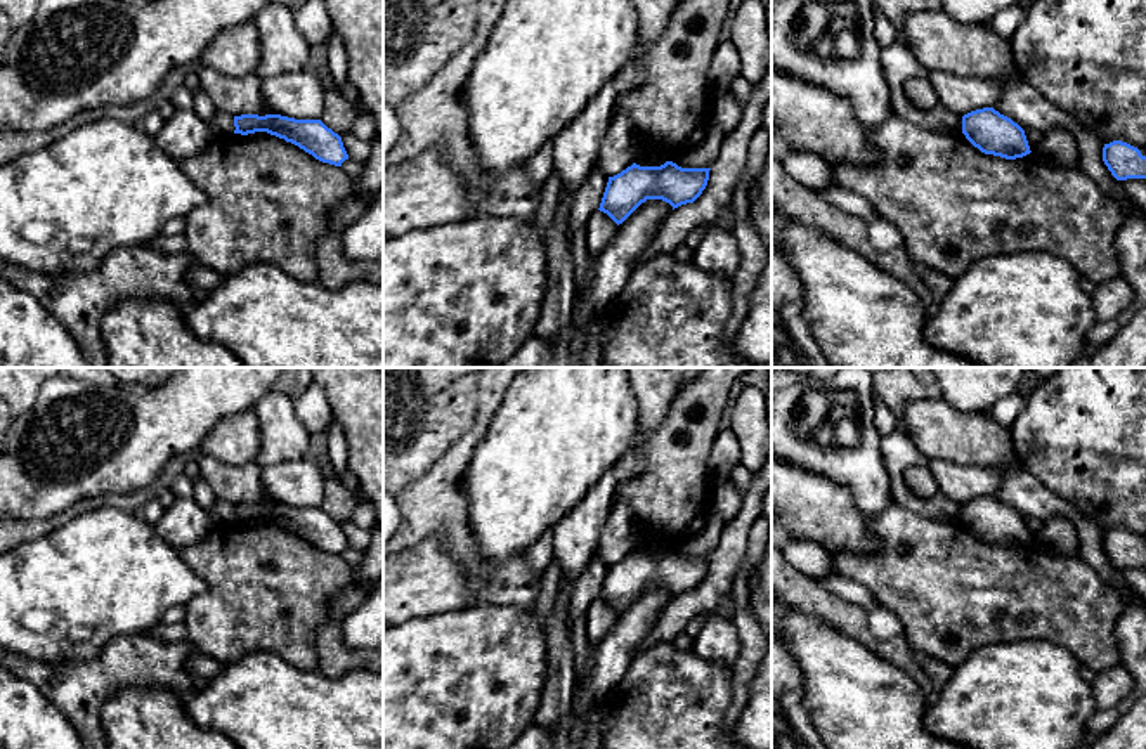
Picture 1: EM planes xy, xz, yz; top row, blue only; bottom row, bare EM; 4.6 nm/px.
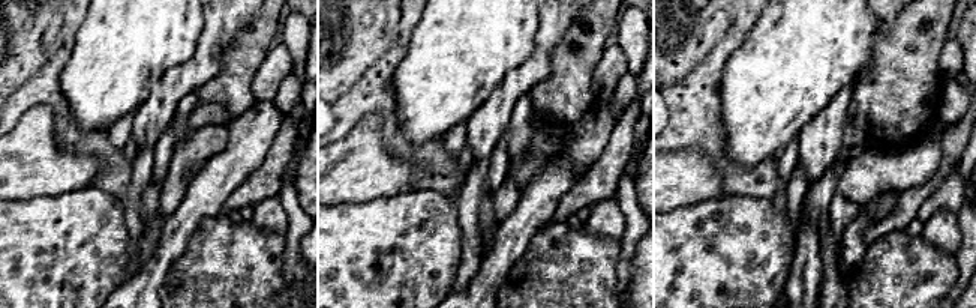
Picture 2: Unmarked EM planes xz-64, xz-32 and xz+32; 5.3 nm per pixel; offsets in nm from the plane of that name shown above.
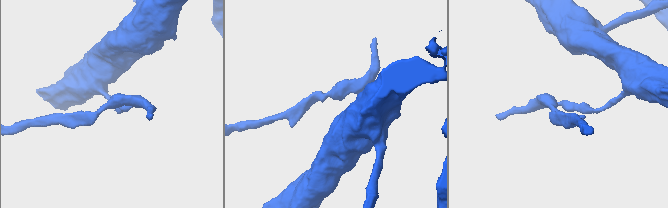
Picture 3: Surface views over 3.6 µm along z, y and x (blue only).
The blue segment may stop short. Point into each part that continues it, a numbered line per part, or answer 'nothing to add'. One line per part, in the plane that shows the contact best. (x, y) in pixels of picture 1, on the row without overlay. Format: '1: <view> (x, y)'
nothing to add

